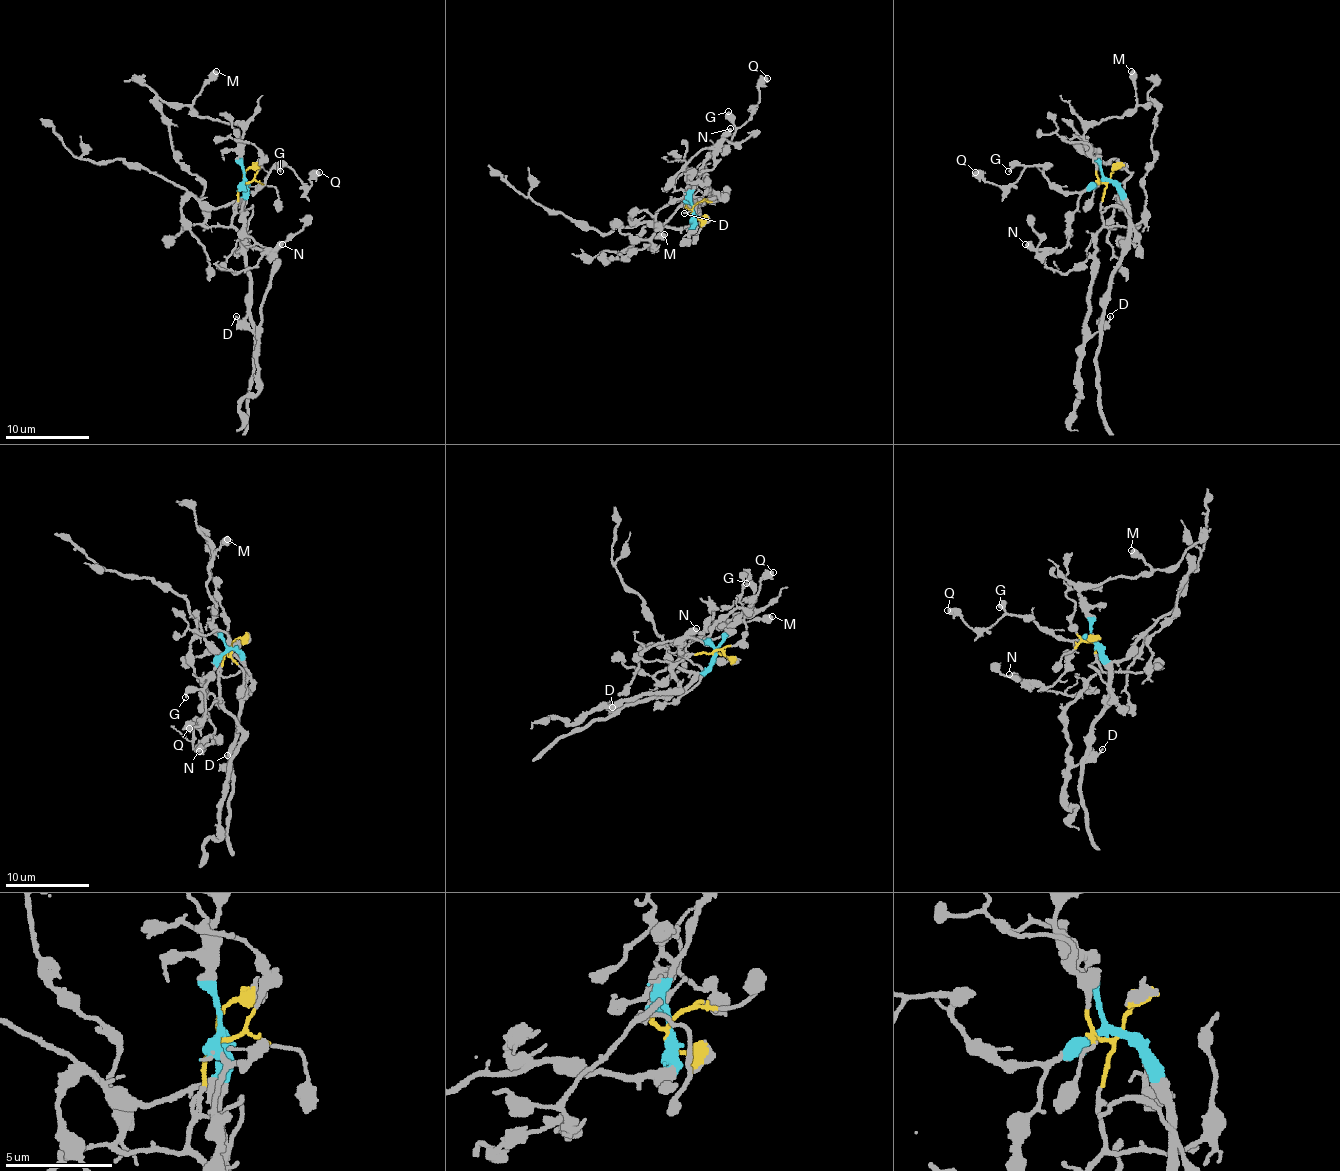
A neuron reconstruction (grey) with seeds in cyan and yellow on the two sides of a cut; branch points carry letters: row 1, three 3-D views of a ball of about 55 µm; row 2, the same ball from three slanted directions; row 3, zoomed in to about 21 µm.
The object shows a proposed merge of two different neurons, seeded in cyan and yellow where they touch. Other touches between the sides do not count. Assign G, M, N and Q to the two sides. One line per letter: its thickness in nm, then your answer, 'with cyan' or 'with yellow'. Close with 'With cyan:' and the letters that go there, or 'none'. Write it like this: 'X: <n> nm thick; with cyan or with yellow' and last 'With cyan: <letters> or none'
G: 280 nm thick; with cyan
M: 600 nm thick; with cyan
N: 500 nm thick; with cyan
Q: 400 nm thick; with cyan
With cyan: G, M, N, Q

